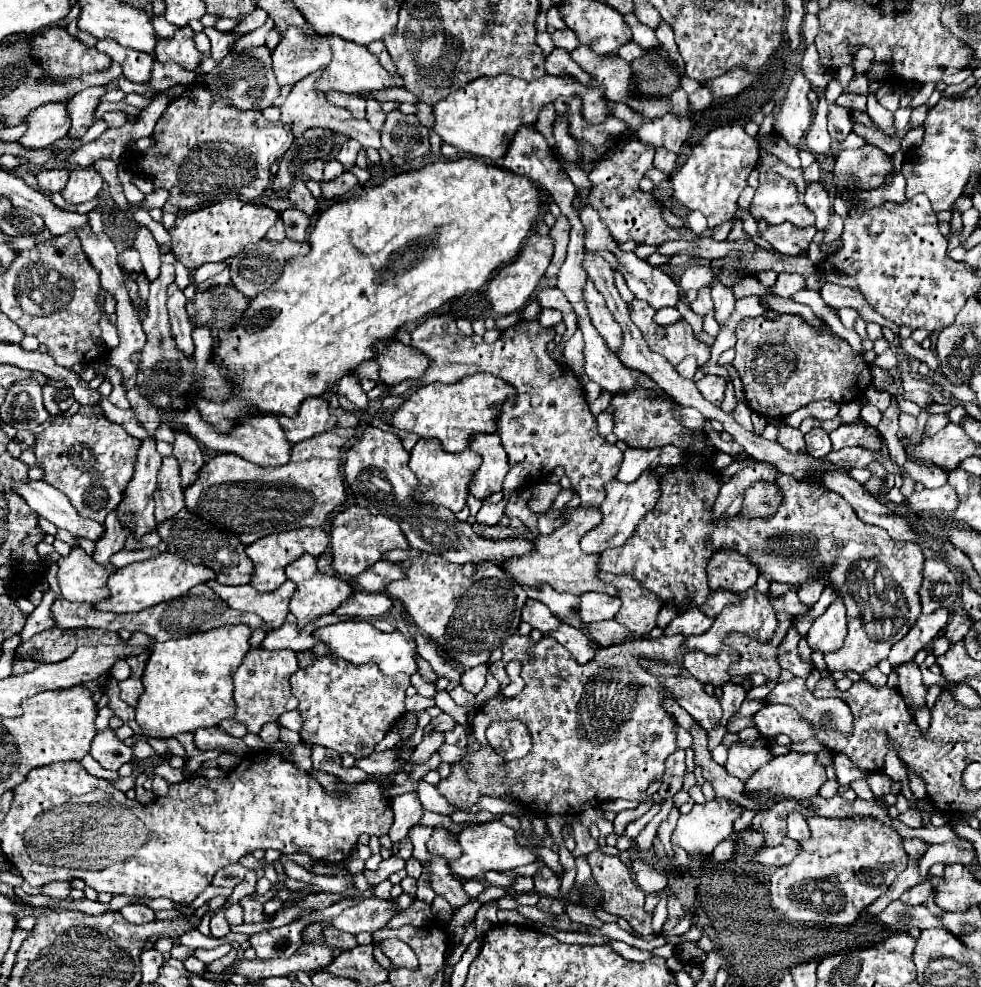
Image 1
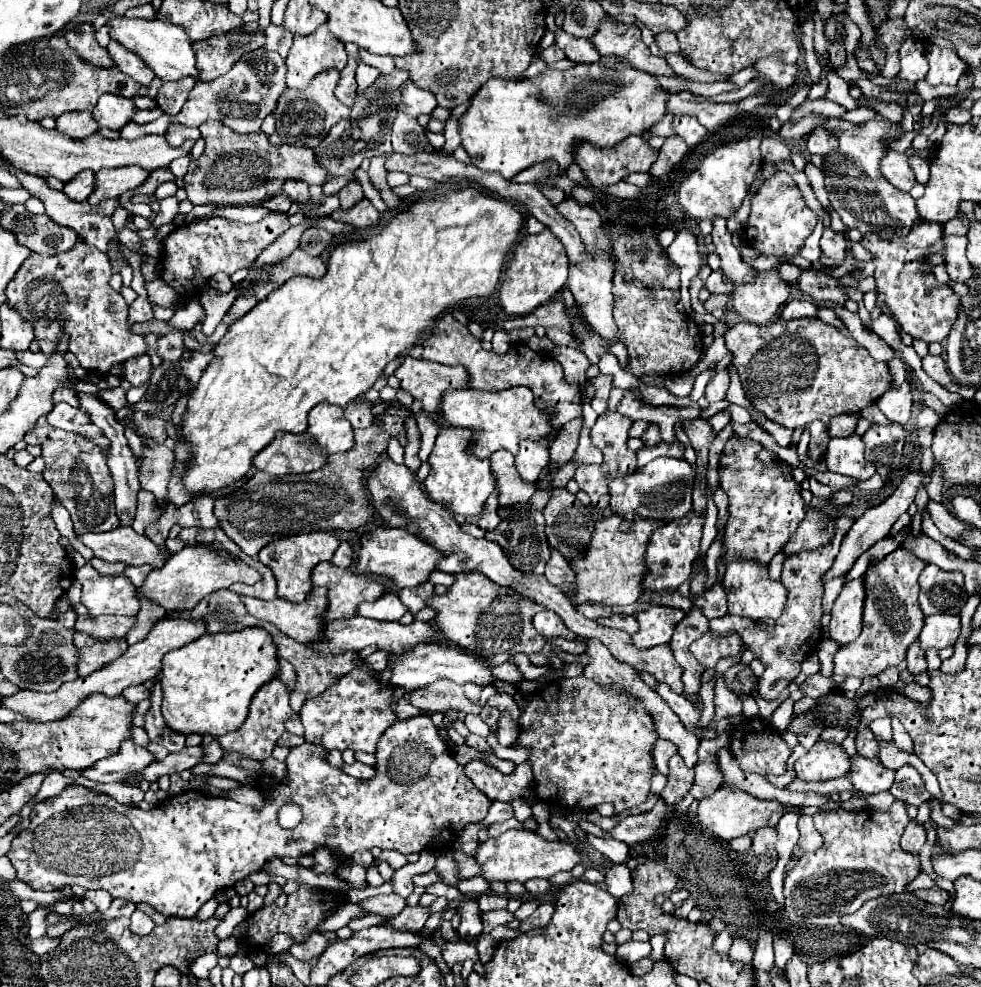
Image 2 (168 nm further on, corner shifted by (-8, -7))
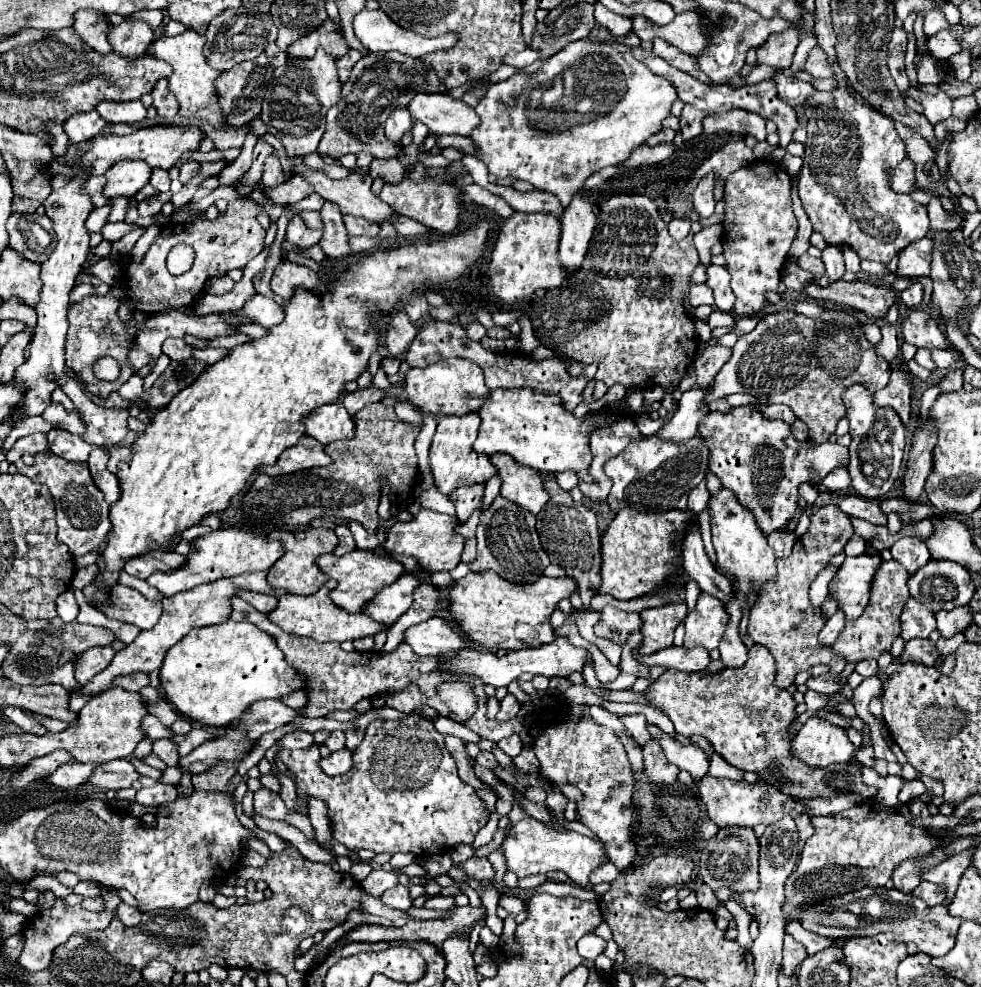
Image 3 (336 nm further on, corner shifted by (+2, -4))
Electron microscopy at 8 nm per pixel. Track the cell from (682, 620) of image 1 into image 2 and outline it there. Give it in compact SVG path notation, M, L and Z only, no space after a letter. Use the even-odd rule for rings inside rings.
M837 516L833 526L835 534L831 538L831 544L825 544L823 548L817 548L815 552L797 552L795 556L787 556L783 562L781 580L787 586L788 596L783 614L779 620L743 620L743 616L723 616L709 622L711 632L727 634L737 632L743 638L744 648L755 652L755 656L767 666L765 674L759 678L759 692L767 700L775 700L783 688L787 688L797 674L801 672L801 662L810 653L814 653L821 642L821 598L823 598L823 576L827 570L831 570L831 564L839 552L843 536L849 532L851 524L855 520L849 516Z

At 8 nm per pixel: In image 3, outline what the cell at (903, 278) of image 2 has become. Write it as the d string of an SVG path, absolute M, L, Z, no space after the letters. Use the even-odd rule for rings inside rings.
M909 309L901 327L903 327L905 341L915 347L925 347L925 349L947 347L947 339L939 329L935 317L925 309Z

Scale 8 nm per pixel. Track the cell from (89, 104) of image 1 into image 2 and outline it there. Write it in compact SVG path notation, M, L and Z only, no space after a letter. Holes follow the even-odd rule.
M105 94L99 98L97 106L93 108L93 116L99 126L111 128L111 130L121 130L125 124L133 120L135 104L131 98L115 96L115 94Z

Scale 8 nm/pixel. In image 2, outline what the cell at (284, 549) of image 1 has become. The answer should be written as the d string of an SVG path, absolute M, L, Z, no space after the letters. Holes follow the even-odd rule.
M311 532L311 534L297 534L297 536L287 536L287 538L279 538L271 544L267 544L261 552L259 552L259 562L263 562L265 566L269 566L277 578L277 594L283 600L289 602L303 602L311 588L313 588L313 580L311 580L311 572L313 568L323 562L323 560L331 560L333 552L339 548L339 540L335 534L331 532Z

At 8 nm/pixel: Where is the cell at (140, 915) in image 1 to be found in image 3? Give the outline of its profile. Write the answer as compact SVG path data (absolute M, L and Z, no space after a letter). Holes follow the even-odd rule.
M121 903L117 909L117 917L127 925L127 927L137 927L141 919L141 911L135 907L129 907L127 903Z

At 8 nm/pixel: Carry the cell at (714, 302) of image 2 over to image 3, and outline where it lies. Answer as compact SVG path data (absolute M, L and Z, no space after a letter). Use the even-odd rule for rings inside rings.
M705 283L691 285L689 301L691 301L693 307L699 307L699 305L713 305L713 293L711 293L711 289L709 289Z

